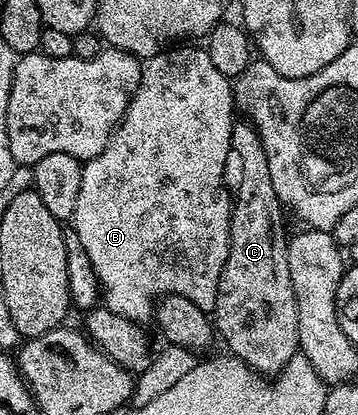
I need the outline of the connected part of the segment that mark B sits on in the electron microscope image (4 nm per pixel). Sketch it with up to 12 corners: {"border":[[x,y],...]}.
{"border":[[145,60],[73,227],[115,316],[215,306],[237,105]]}

